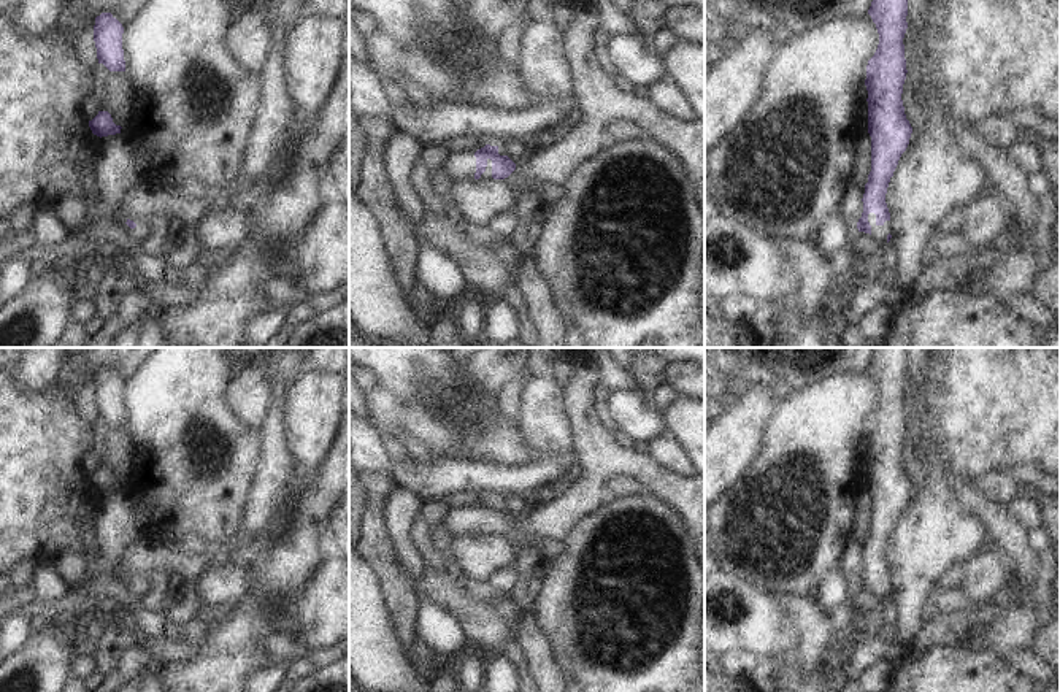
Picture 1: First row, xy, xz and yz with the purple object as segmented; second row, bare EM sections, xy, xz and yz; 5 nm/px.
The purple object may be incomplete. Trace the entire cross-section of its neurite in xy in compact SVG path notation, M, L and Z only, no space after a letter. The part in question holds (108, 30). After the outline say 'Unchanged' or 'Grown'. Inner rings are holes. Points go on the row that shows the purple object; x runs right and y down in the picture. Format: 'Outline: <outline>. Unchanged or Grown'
Outline: M102 13L95 17L94 41L97 59L109 71L125 71L122 33L122 24L111 13Z. Unchanged

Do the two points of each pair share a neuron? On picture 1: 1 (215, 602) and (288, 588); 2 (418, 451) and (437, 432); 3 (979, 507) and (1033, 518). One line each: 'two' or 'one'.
1: two
2: two
3: two

